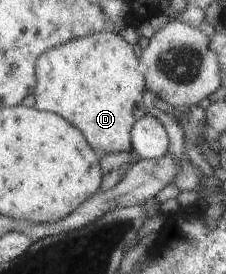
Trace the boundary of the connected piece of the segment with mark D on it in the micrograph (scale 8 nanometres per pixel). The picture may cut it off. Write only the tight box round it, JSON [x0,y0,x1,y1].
[32,32,146,157]

